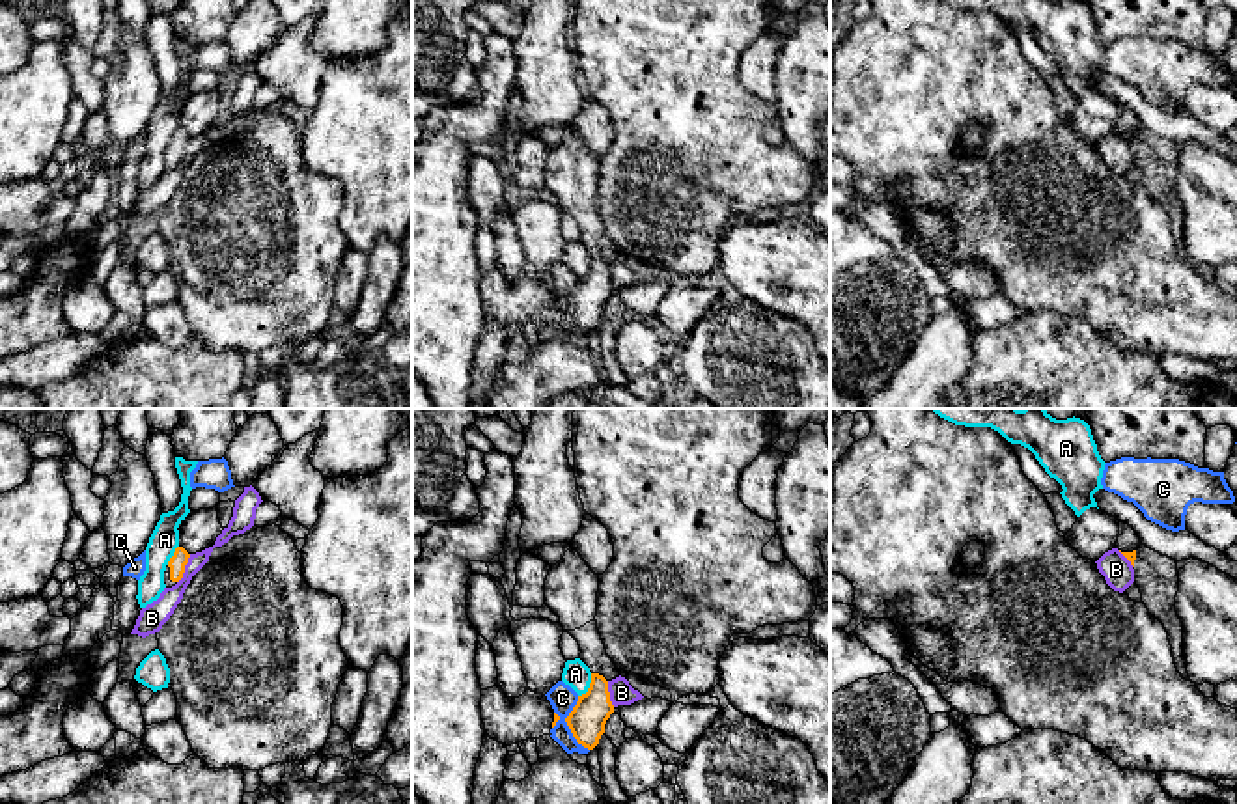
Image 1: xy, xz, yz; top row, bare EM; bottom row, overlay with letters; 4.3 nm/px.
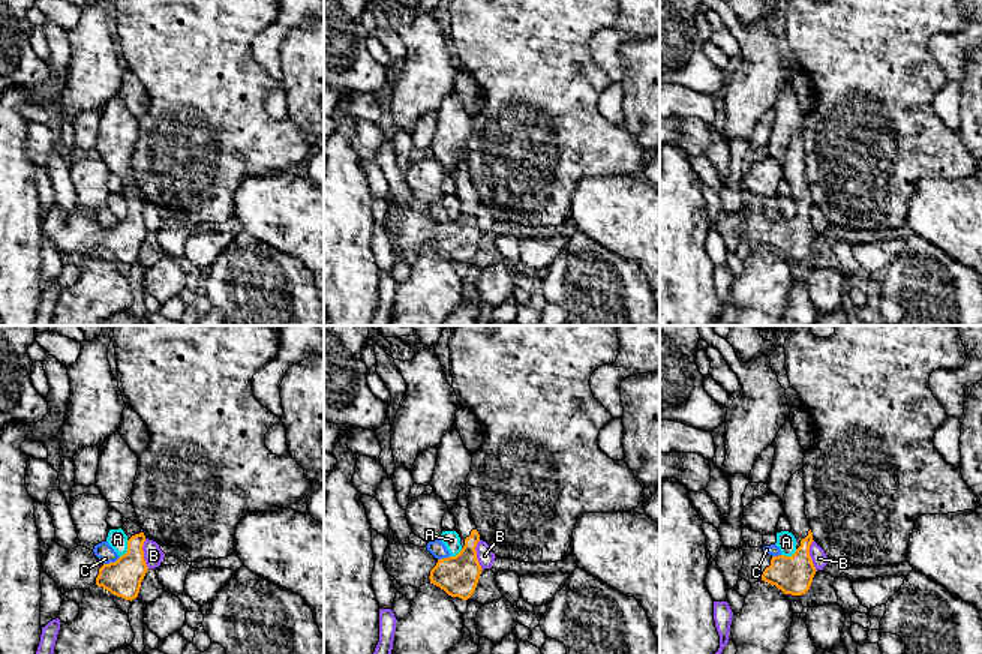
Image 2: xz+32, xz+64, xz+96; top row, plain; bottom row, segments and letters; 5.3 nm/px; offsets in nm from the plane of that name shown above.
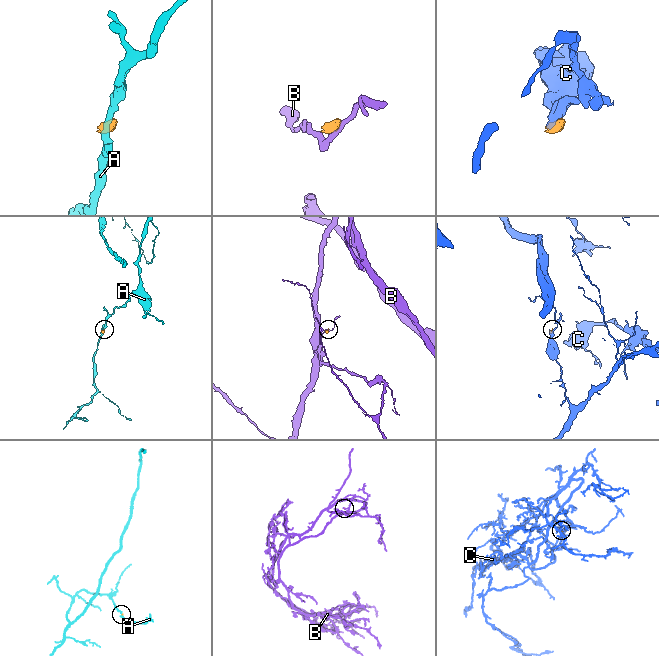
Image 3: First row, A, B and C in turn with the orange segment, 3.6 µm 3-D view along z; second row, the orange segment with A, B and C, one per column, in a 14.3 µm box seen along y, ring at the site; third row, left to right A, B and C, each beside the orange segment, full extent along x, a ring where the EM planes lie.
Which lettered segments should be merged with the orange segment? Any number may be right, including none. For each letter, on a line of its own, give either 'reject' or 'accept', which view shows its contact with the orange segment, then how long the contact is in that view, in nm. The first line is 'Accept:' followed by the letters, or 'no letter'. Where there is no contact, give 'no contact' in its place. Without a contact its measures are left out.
Accept: no letter
A: reject | xz | 120 nm
B: reject | xy | 140 nm
C: reject | xz | 240 nm

